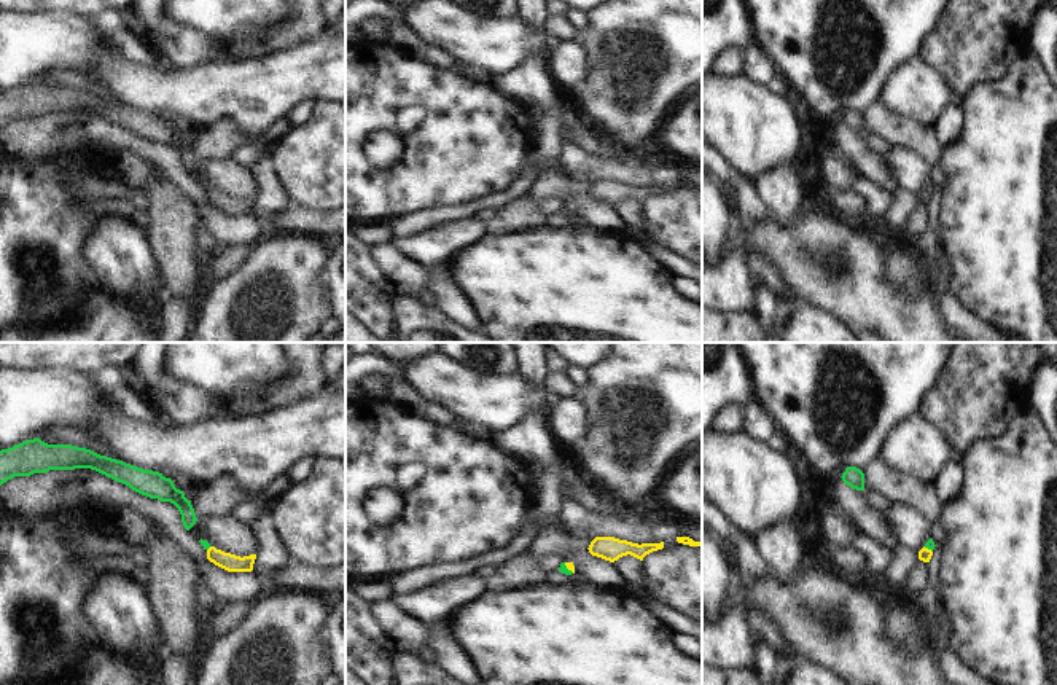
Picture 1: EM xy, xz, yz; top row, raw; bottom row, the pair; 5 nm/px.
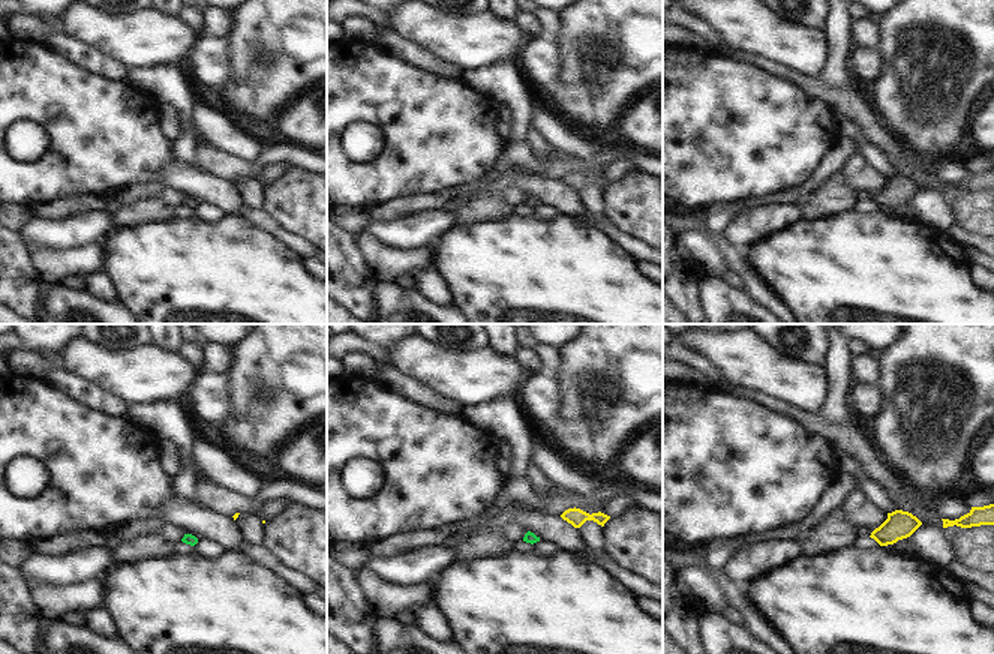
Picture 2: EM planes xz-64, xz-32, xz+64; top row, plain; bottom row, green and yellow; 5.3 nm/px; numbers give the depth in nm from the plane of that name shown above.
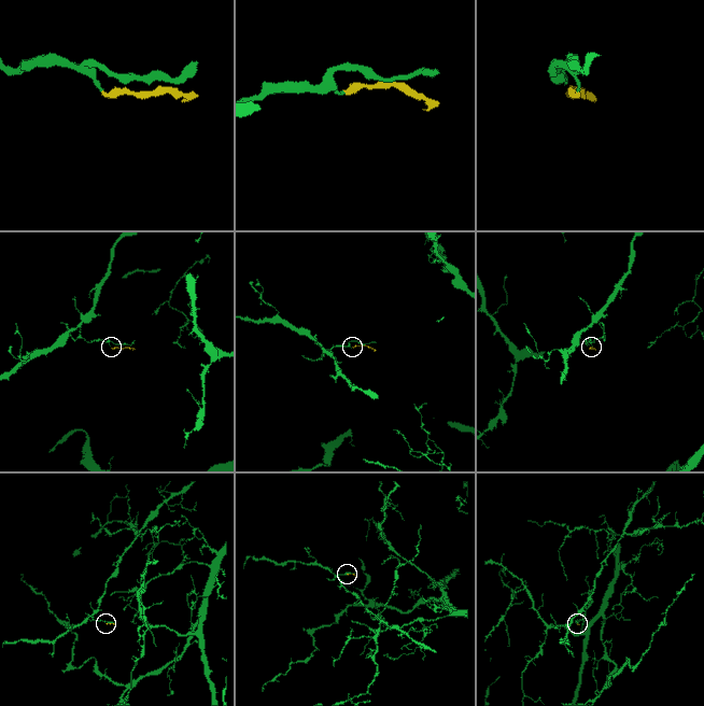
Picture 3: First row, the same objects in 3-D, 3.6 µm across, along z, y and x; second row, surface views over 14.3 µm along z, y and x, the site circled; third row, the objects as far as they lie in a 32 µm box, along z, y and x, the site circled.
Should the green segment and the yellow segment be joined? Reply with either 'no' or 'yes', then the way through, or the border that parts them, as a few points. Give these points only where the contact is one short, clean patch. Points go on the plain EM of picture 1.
yes | across xz (562, 211), (567, 212), (570, 209)

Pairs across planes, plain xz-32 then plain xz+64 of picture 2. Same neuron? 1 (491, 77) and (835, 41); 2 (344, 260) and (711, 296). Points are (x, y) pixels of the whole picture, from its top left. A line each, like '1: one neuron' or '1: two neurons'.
1: one neuron
2: two neurons

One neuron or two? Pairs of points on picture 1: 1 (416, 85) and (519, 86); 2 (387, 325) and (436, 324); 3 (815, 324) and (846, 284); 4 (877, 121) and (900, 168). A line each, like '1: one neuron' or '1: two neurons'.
1: two neurons
2: two neurons
3: two neurons
4: two neurons

